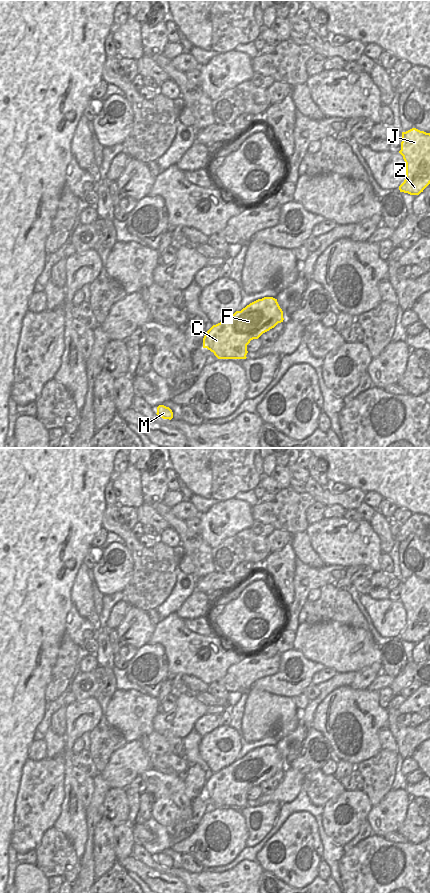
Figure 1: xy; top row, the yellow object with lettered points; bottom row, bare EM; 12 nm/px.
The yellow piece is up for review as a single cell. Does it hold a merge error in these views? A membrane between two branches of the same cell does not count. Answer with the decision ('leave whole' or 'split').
leave whole

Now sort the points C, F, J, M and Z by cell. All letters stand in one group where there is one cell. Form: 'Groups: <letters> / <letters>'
Groups: C F J M Z

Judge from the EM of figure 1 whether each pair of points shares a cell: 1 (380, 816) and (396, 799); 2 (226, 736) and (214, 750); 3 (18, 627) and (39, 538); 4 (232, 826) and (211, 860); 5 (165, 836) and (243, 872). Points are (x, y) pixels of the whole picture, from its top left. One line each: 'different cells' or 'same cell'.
1: same cell
2: same cell
3: same cell
4: same cell
5: different cells

